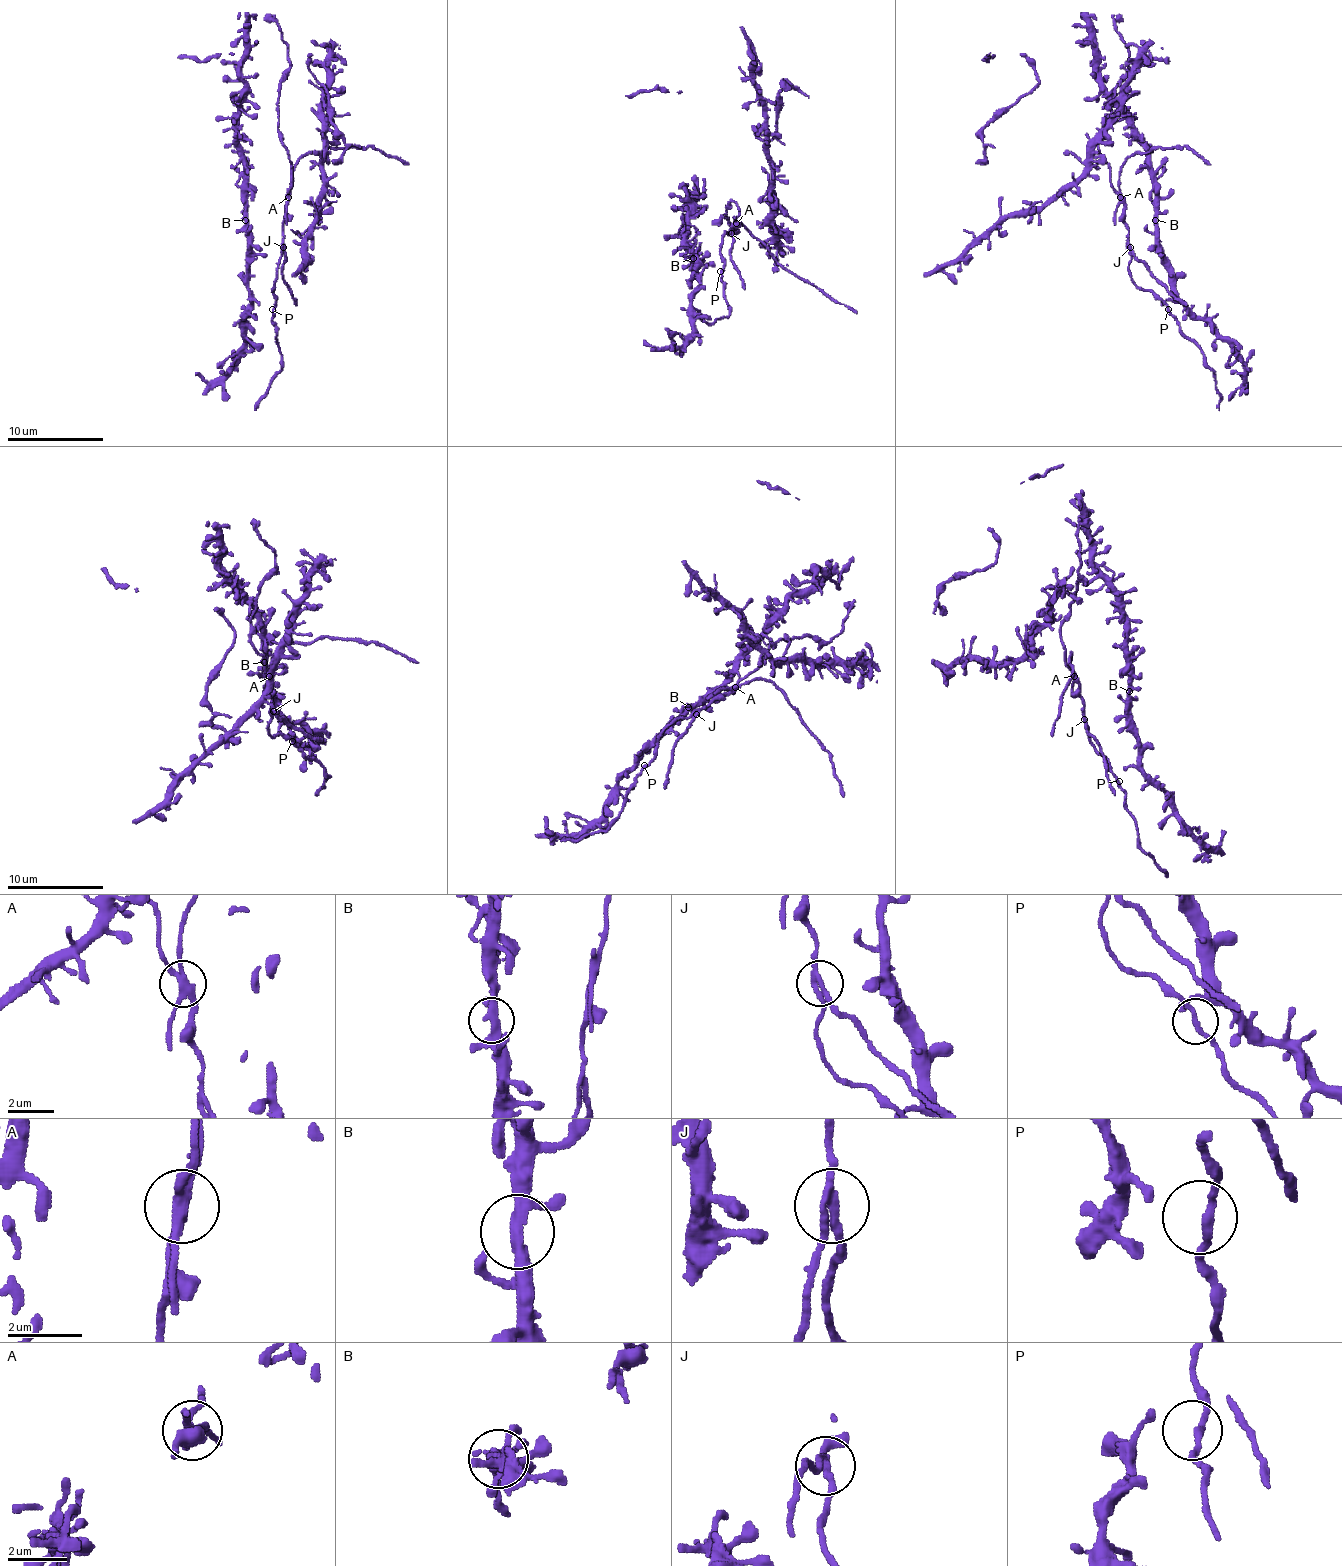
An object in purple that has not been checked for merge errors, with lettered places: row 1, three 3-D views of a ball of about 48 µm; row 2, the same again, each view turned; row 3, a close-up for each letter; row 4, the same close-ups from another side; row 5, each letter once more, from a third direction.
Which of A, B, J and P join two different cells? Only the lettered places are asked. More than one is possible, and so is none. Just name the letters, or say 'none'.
A, J

